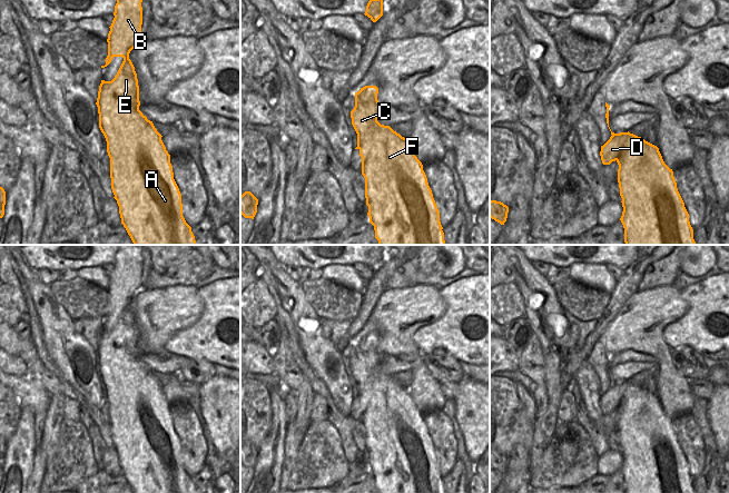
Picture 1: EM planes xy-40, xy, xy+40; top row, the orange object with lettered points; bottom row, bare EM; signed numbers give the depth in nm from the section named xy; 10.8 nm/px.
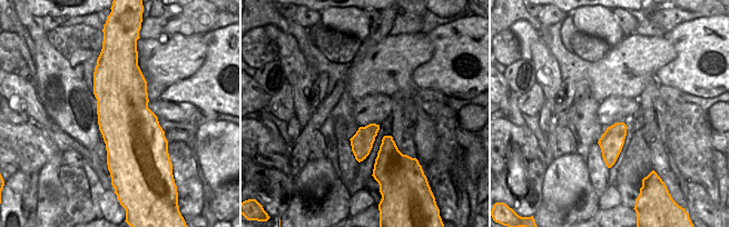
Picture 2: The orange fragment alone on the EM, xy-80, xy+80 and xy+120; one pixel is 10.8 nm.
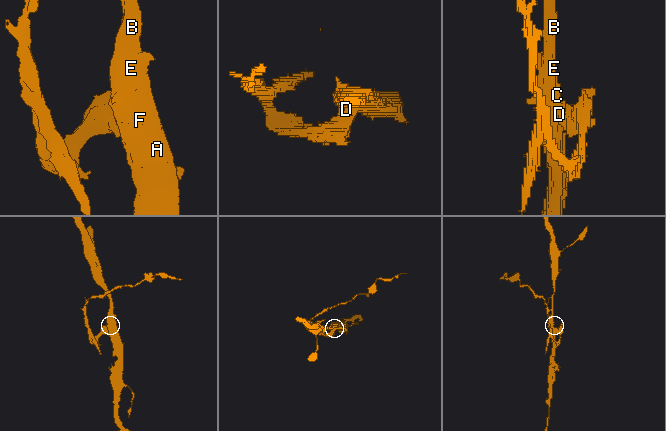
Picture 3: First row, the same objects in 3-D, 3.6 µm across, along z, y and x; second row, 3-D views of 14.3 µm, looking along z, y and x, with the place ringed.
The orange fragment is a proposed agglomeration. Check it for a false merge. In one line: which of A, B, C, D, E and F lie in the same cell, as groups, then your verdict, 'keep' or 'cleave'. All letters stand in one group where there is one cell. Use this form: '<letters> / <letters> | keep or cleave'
A B C E F / D | cleave

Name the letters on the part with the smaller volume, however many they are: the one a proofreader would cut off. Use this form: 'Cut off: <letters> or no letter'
Cut off: D

